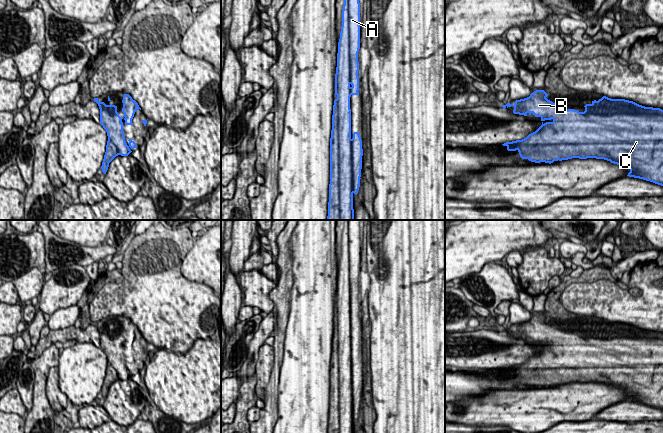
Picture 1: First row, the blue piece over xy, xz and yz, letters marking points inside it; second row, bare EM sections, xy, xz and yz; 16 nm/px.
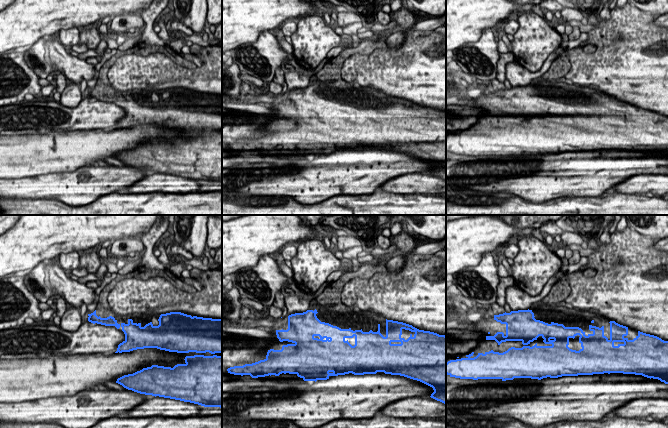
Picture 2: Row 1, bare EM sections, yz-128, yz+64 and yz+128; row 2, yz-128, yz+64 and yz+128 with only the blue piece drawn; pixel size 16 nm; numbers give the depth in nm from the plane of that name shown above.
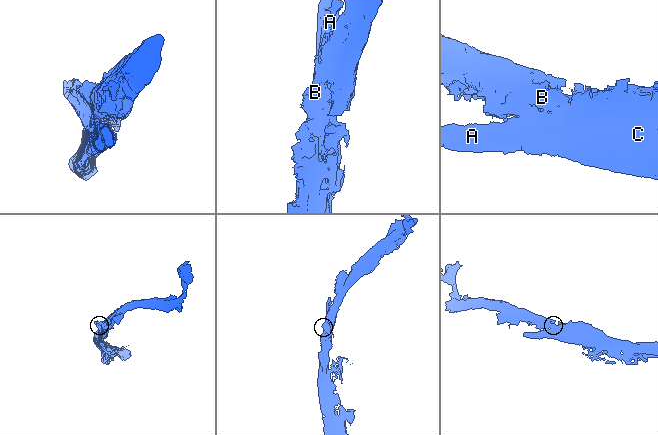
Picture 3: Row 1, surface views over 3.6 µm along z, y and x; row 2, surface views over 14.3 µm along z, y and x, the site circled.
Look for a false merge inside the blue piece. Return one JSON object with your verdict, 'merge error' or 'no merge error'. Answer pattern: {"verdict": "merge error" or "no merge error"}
{"verdict": "no merge error"}

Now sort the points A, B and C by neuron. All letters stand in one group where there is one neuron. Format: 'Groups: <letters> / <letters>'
Groups: A B C

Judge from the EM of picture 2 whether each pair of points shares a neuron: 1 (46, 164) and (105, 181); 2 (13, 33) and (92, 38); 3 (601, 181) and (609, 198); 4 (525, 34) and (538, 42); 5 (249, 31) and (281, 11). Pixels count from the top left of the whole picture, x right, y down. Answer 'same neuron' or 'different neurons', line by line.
1: different neurons
2: different neurons
3: different neurons
4: same neuron
5: same neuron

